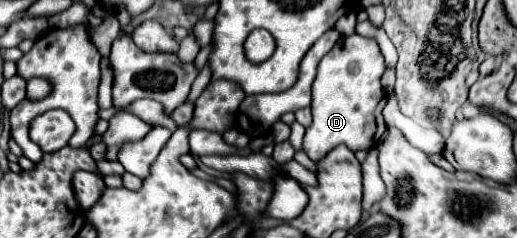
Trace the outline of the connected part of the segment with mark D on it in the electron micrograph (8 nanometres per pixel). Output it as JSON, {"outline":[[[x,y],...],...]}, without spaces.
{"outline":[[[342,37],[321,59],[313,83],[313,123],[303,139],[303,149],[311,161],[321,161],[331,149],[341,143],[351,151],[361,151],[377,145],[387,129],[381,115],[387,103],[387,95],[381,85],[383,73],[383,55],[377,41],[371,37]]]}

